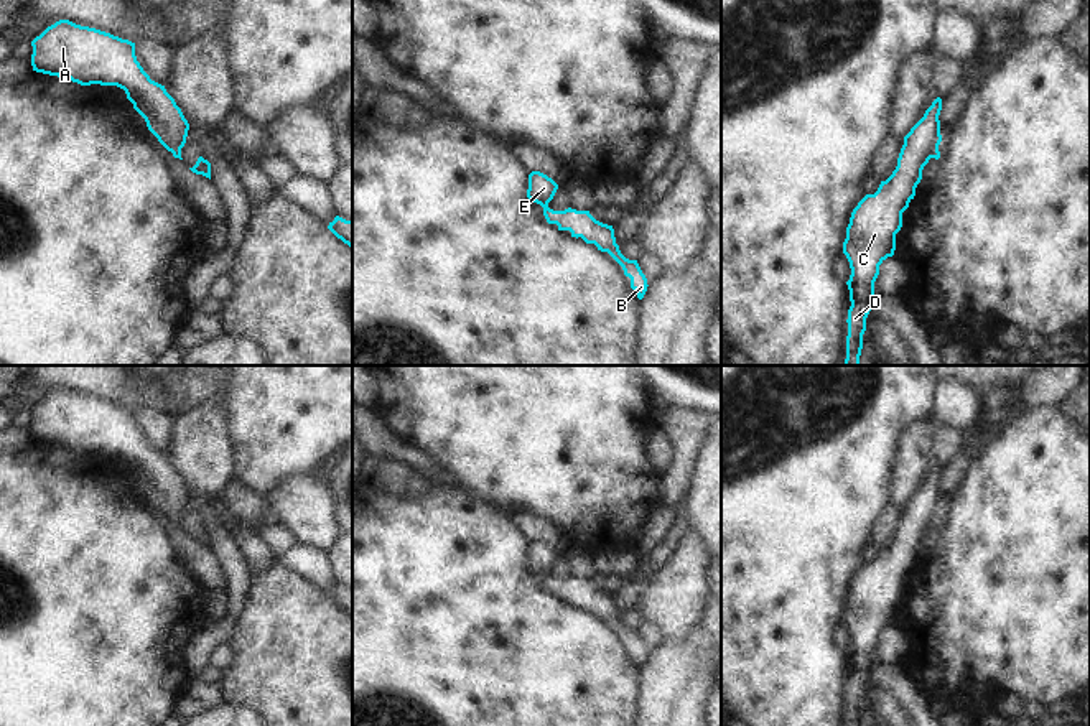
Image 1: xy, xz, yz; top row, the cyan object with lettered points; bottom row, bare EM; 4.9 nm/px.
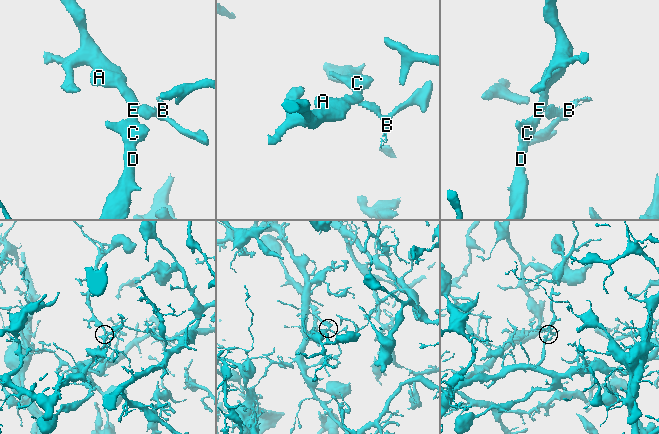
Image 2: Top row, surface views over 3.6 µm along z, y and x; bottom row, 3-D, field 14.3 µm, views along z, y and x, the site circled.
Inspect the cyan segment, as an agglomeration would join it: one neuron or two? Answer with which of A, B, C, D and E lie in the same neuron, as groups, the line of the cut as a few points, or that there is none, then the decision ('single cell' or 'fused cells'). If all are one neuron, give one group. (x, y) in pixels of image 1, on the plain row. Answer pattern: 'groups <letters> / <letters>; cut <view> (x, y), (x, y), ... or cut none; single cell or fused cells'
groups A C D E / B; cut xz (544, 575), (547, 577); fused cells

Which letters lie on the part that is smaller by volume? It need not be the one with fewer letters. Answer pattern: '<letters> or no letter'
B

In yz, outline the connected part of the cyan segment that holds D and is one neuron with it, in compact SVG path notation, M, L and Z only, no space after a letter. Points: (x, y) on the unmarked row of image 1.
M937 466L904 505L892 543L881 550L874 563L866 563L851 581L843 611L843 622L851 637L846 650L851 670L846 688L846 726L861 724L879 634L894 624L896 603L902 596L902 581L915 565L924 535L942 510L940 479L942 468Z

